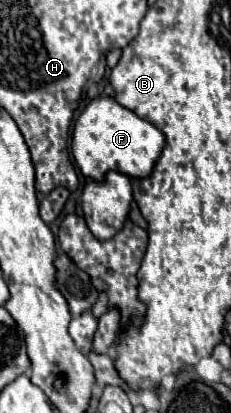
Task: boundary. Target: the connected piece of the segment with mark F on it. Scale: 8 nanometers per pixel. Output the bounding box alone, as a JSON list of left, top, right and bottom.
[72,98,164,182]

